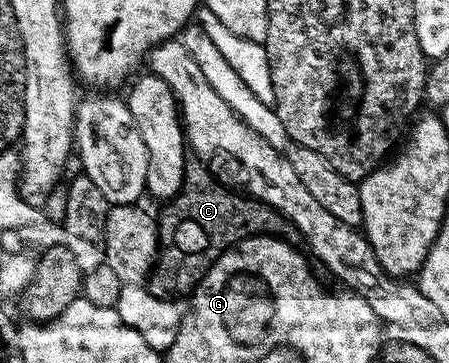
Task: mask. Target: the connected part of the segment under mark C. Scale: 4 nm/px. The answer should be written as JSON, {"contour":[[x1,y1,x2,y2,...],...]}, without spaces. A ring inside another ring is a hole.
{"contour":[[197,157,187,158,180,189,173,199,163,206,166,208,162,211,162,219,160,215,157,220,160,246,144,286,147,291,161,299,177,300,179,298,178,295,189,296,194,288,197,287,199,281,206,276,210,266,224,252,229,251,235,243,241,243,242,240,251,238,252,233,269,232,271,236,281,237,291,245,298,245,303,242,301,233,276,208,270,207,266,203,260,203,257,199,247,197,245,194,242,194,242,196,237,195,234,191,229,191,224,184,217,183,214,180,213,173,206,167,209,166]]}

